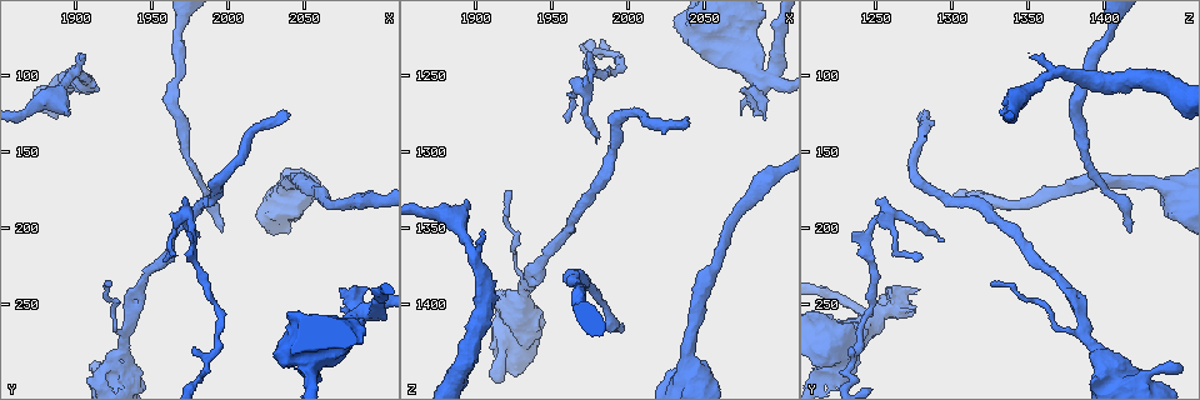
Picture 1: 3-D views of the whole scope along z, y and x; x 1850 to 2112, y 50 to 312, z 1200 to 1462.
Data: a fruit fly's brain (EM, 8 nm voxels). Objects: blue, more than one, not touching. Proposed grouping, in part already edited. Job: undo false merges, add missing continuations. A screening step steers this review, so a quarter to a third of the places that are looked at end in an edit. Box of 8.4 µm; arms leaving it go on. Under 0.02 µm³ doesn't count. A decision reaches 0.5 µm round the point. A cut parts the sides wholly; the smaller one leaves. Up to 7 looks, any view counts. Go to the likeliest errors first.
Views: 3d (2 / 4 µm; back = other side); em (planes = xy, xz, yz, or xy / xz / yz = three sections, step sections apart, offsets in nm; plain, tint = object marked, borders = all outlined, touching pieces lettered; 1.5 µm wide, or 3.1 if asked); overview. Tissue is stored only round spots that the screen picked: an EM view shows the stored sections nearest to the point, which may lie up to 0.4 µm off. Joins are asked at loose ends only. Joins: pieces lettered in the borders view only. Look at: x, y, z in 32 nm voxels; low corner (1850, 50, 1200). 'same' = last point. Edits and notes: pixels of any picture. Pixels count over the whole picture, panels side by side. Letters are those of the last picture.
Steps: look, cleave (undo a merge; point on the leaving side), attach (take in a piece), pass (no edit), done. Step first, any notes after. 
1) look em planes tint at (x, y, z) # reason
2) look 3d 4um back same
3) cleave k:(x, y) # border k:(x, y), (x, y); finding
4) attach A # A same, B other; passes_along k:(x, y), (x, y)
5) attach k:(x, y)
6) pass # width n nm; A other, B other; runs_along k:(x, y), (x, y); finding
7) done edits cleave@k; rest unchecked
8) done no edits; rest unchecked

look 3d 4um at (1994, 204, 1418) # free end

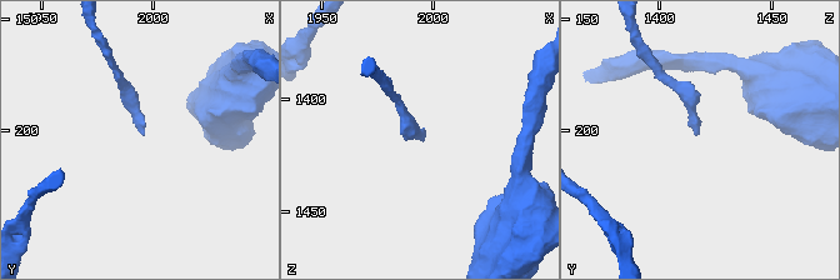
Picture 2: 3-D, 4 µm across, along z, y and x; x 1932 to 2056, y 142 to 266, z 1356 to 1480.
look em planes plain at (1996, 203, 1418) # need the tissue

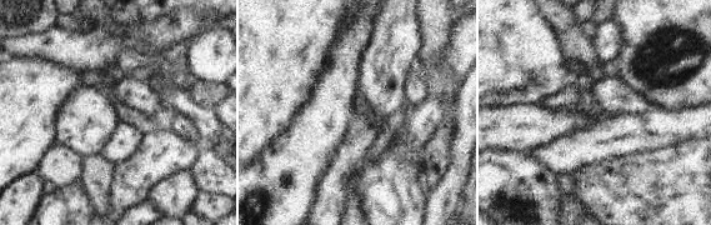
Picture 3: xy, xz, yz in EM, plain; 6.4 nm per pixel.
look em planes borders same # see the neighbours

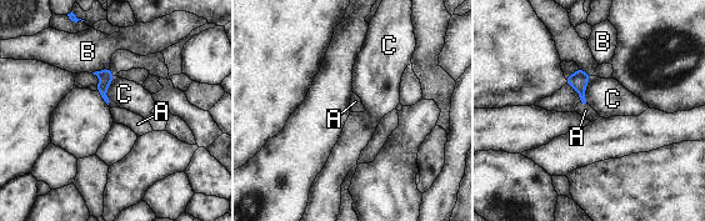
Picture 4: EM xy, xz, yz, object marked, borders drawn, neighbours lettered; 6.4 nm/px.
attach A # A same, B other, C other; passes_along 4:(579, 80), (584, 103), (585, 110); the cell continues

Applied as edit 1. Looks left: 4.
look em planes tint at (2038, 124, 1284) # an open end

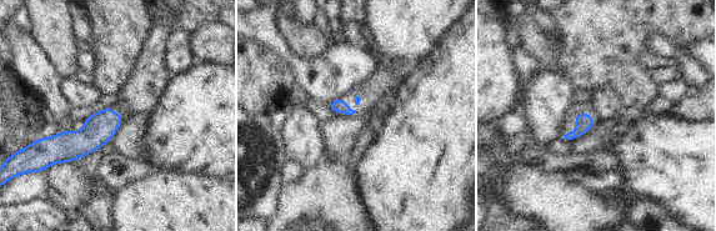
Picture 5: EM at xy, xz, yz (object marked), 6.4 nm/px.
look em planes borders same

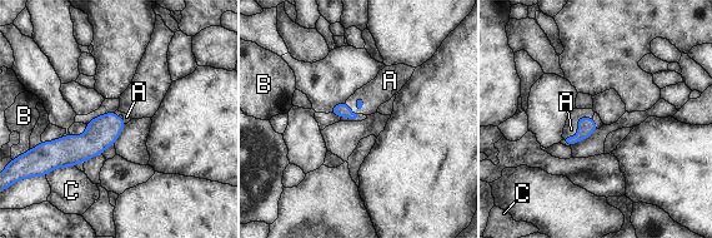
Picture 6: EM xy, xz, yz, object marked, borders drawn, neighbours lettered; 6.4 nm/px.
attach A # A same, B other, C other; passes_along 6:(586, 127), (578, 128), (571, 129); the cell continues

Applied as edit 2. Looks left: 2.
done edits attach@4, attach@6; rest unchecked

